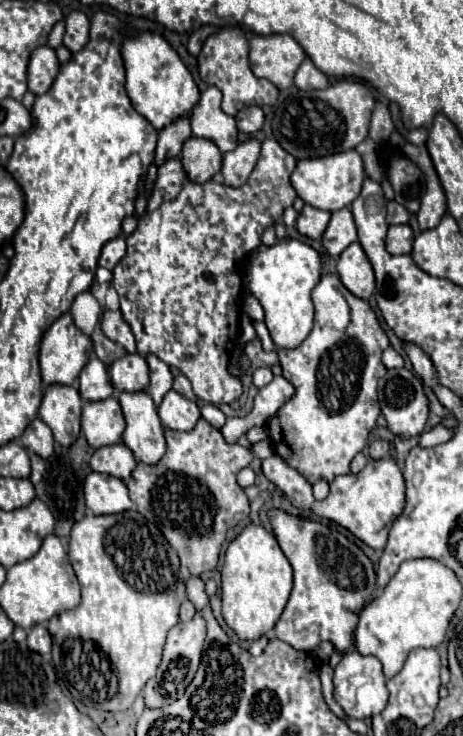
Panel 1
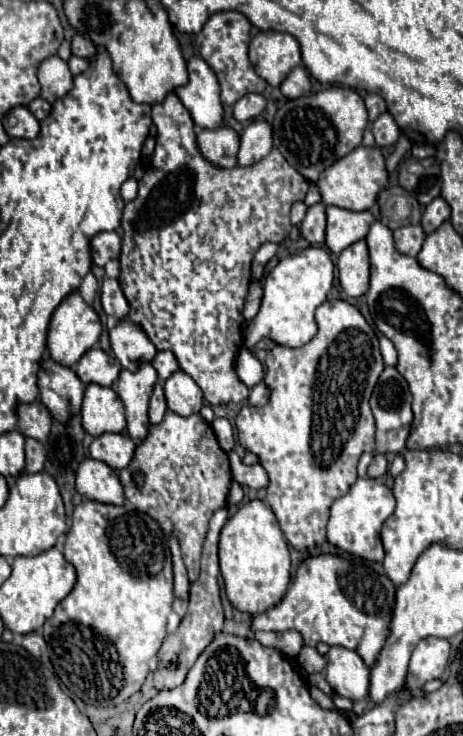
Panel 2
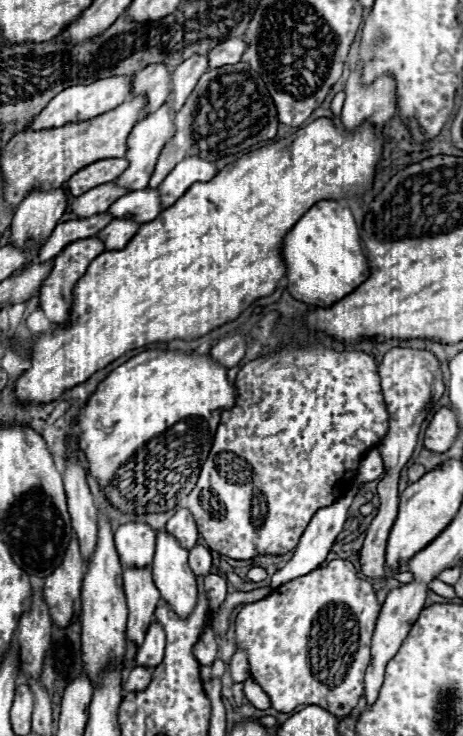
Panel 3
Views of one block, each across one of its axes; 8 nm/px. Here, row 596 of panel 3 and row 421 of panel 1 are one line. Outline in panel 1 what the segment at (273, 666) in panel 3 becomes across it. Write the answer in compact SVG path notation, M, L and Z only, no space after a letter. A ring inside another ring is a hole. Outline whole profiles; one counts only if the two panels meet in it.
M324 274L320 278L318 286L312 290L312 302L314 328L310 336L294 350L278 350L282 376L294 384L296 392L274 416L270 416L266 430L270 434L276 456L290 464L290 468L296 468L310 484L316 484L318 480L326 480L330 484L336 476L350 474L352 458L362 452L370 432L376 426L380 416L376 384L386 374L380 356L390 346L390 342L370 304L348 292L336 274ZM278 436L290 448L290 452L278 452Z

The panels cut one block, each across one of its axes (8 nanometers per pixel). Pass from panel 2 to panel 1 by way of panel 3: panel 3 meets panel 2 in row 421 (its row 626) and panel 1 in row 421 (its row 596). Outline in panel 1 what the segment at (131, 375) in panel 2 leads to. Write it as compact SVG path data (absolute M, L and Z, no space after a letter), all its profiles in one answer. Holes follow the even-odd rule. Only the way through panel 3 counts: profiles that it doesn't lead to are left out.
M122 392L118 396L126 418L124 444L140 462L156 464L166 450L164 428L148 392Z

